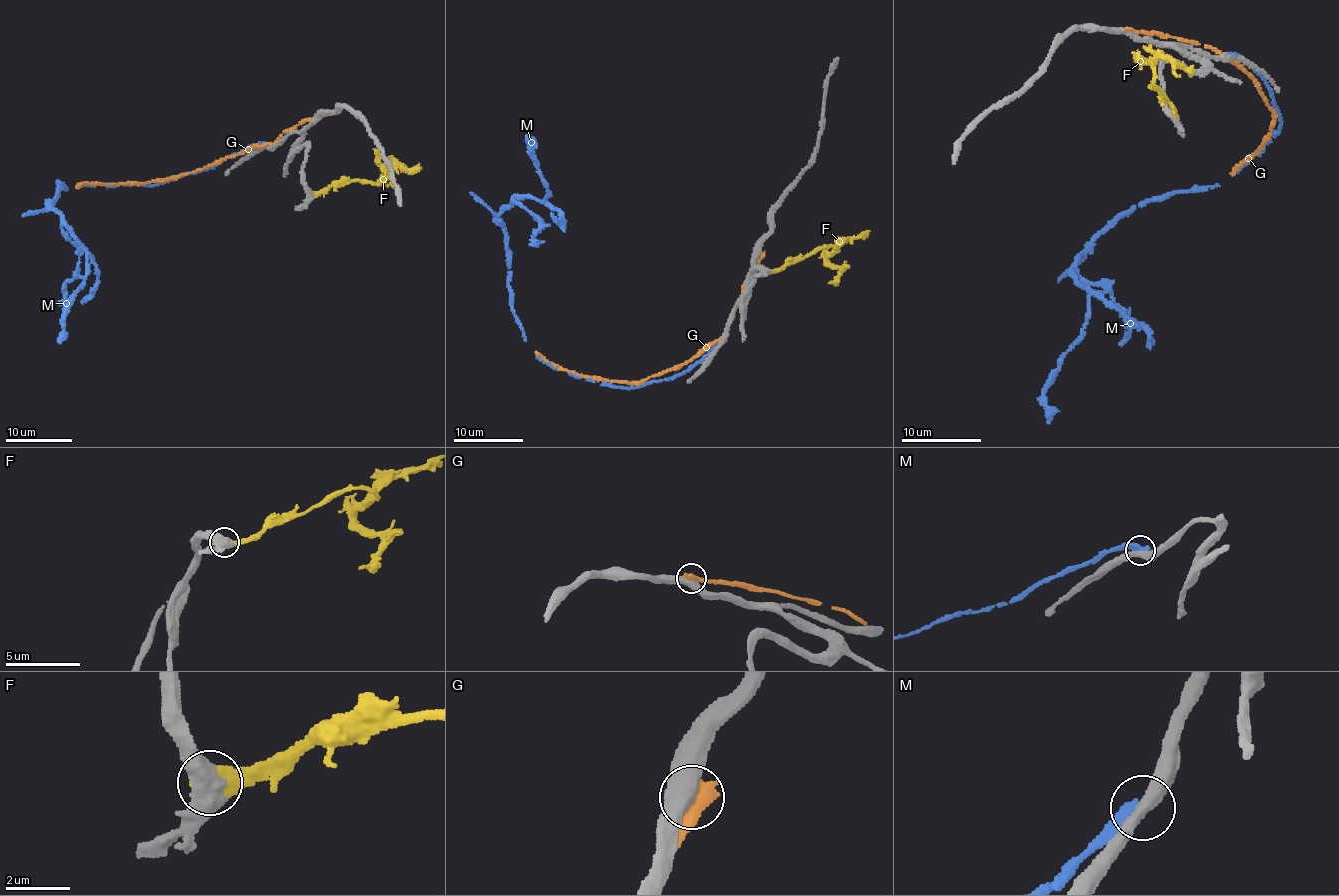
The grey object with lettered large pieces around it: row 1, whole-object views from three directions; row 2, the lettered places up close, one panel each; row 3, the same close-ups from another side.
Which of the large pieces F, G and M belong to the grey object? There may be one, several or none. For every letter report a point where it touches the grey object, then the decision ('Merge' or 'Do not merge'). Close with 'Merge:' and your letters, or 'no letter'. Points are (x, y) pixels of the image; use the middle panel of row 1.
F: Touches grey at (767, 271). Merge
G: Touches grey at (758, 255). Do not merge
M: Touches grey at (720, 344). Do not merge
Merge: F

